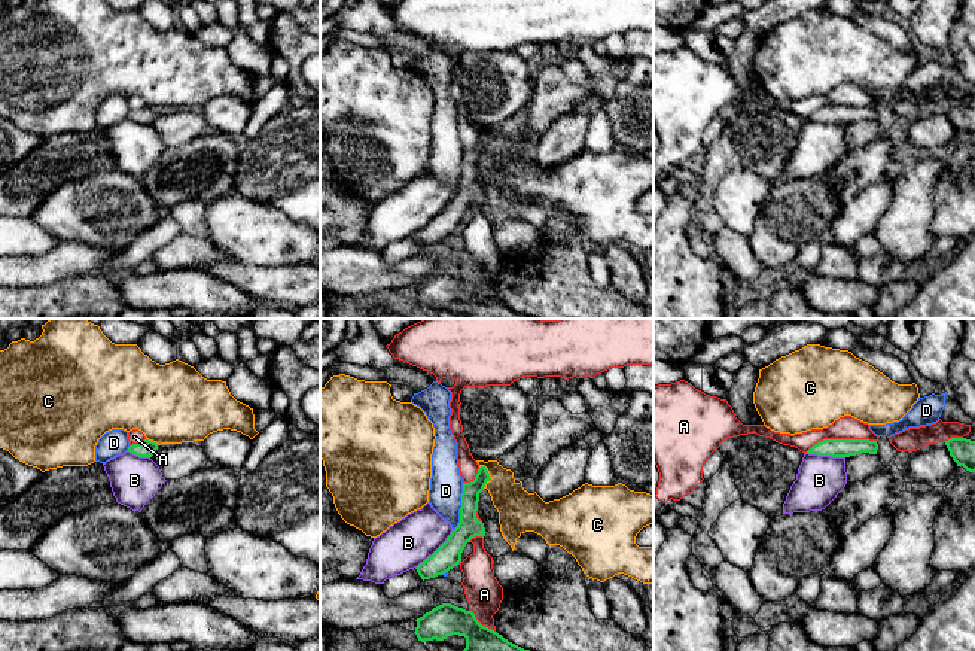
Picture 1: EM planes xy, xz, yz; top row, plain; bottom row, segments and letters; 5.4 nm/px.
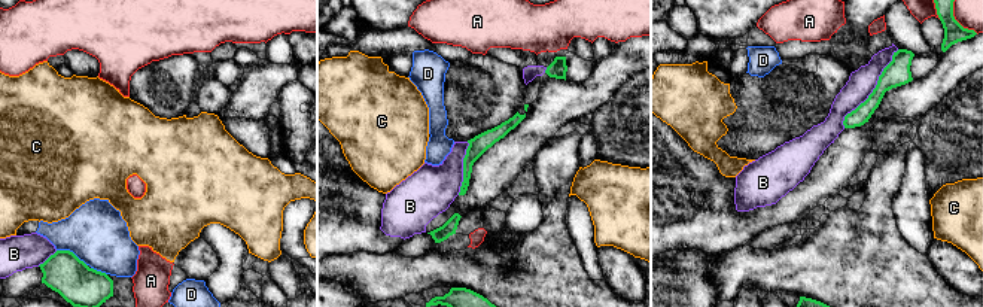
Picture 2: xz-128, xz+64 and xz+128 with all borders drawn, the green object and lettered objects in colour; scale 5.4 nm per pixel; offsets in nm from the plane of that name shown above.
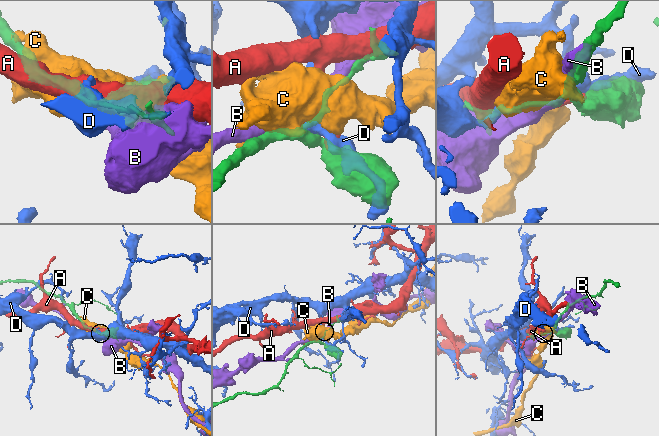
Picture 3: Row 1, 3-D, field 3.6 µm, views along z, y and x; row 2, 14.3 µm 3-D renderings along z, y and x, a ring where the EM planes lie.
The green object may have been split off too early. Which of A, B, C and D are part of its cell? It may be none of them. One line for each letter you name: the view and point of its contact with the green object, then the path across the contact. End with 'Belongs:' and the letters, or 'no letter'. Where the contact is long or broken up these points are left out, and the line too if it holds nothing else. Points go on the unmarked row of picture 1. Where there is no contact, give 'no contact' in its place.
Belongs: no letter

